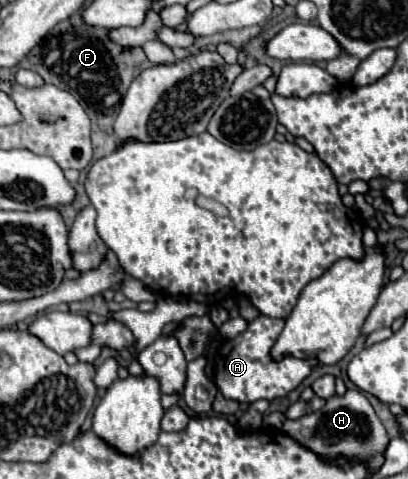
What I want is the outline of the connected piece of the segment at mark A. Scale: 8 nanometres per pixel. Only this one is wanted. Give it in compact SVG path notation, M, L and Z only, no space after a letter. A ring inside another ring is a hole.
M257 316L253 322L249 322L249 328L235 336L233 340L227 340L217 356L215 366L215 380L221 394L229 400L251 404L259 398L273 400L287 396L291 390L295 390L303 378L309 376L311 368L317 366L315 360L297 360L297 358L285 358L281 362L273 362L269 356L271 346L275 344L277 336L281 334L285 326L285 320L281 318L269 318L269 316Z

